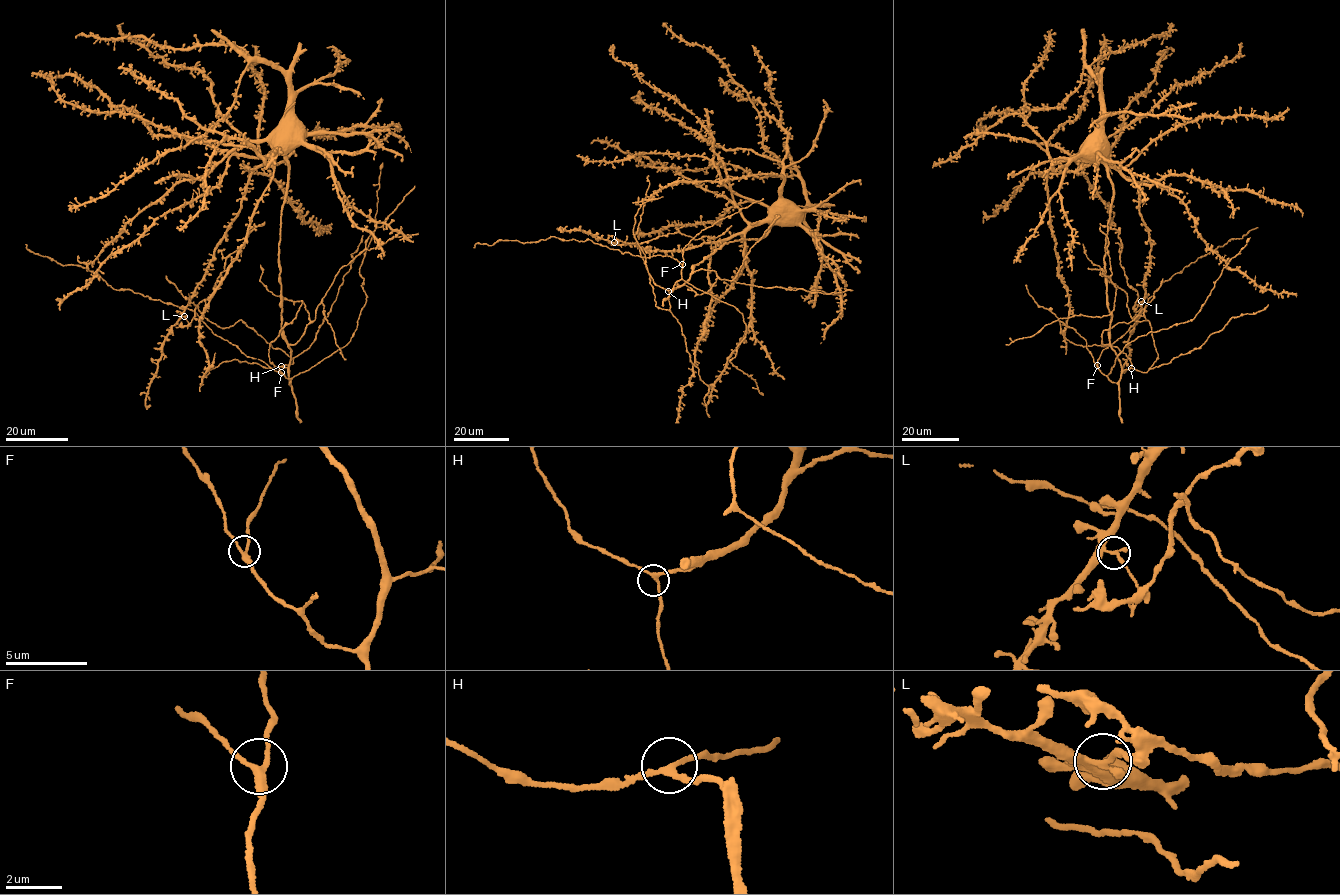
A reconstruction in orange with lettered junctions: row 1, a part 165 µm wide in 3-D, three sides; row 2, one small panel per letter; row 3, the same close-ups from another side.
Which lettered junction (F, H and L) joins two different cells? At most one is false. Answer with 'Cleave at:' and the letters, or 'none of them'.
Cleave at: L

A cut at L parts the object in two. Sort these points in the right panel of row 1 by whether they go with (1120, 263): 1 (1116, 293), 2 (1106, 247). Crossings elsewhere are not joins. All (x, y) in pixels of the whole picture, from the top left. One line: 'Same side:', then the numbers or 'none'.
Same side: none

